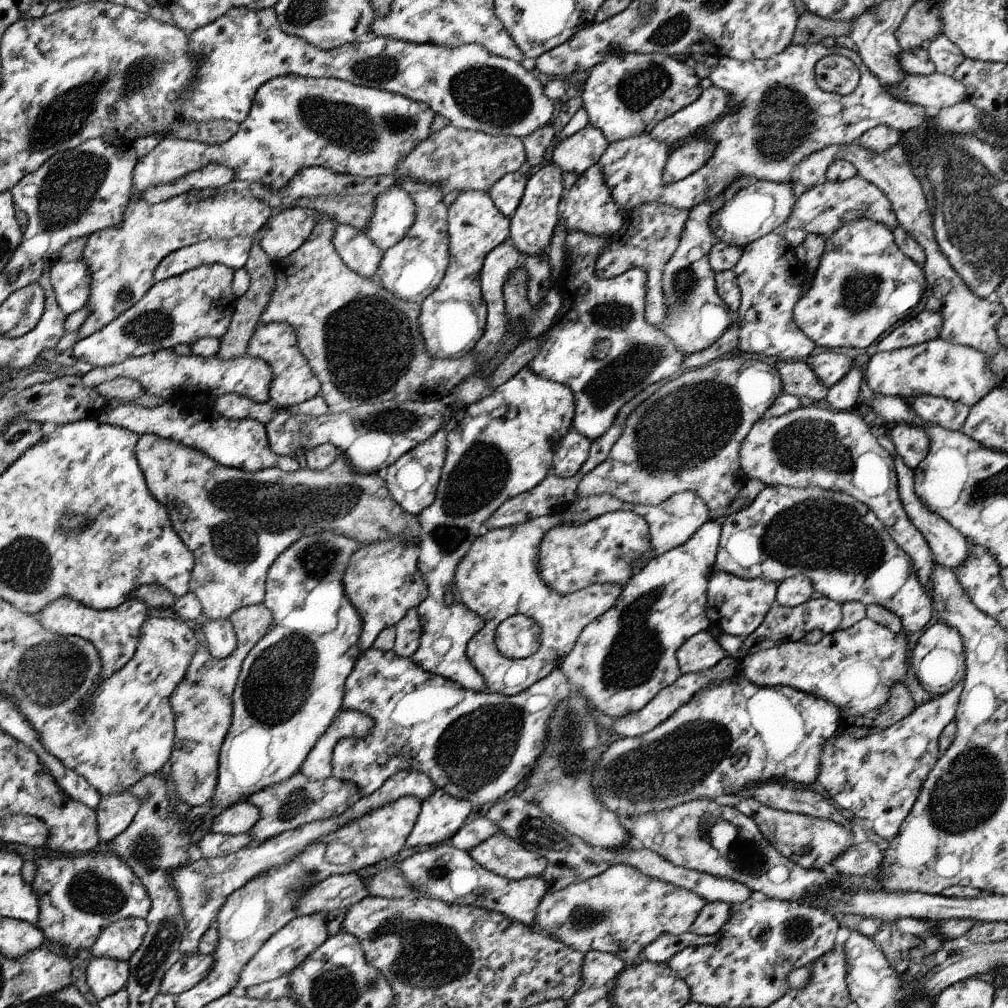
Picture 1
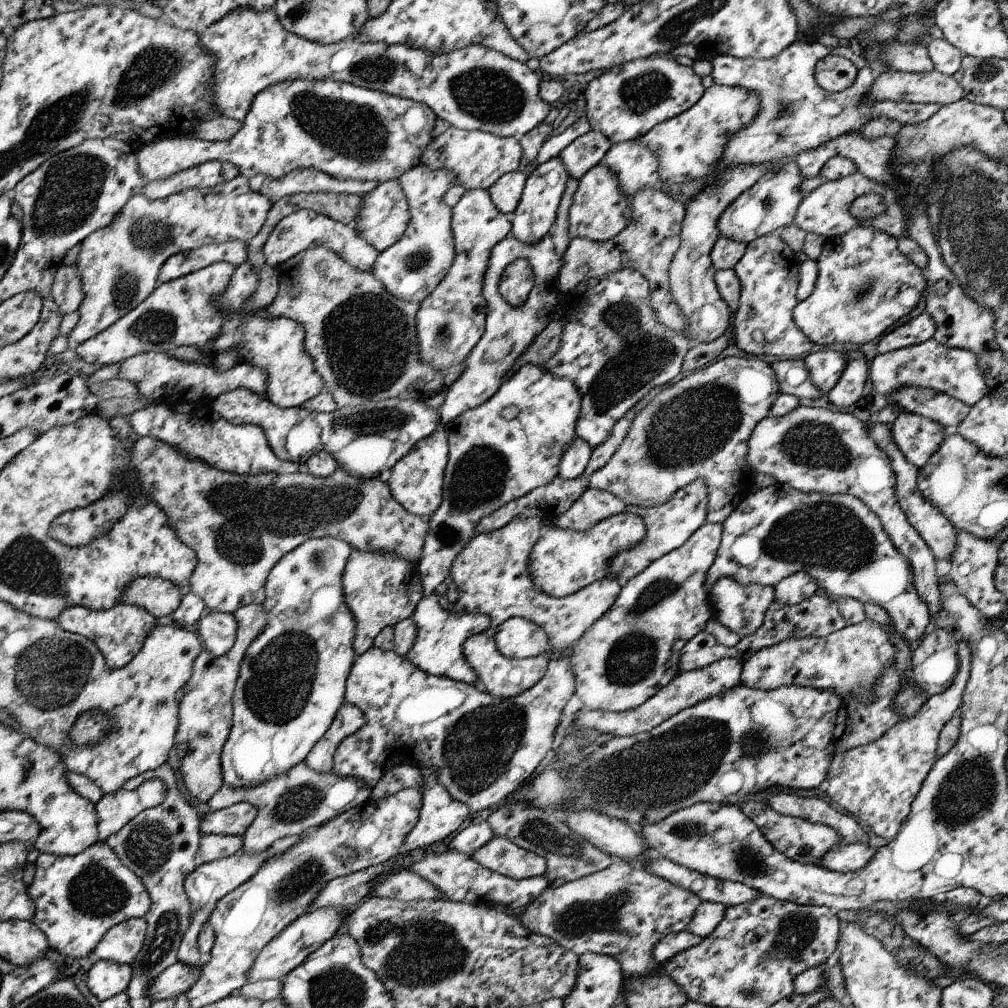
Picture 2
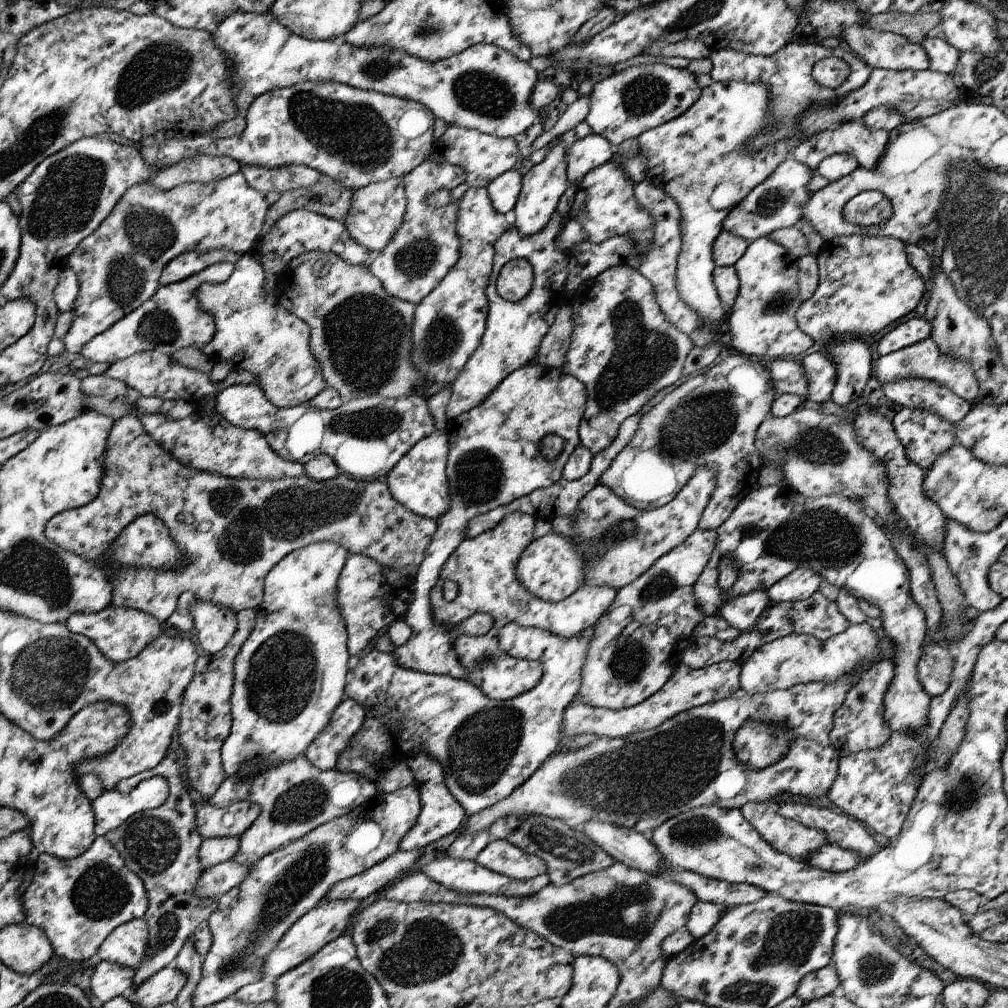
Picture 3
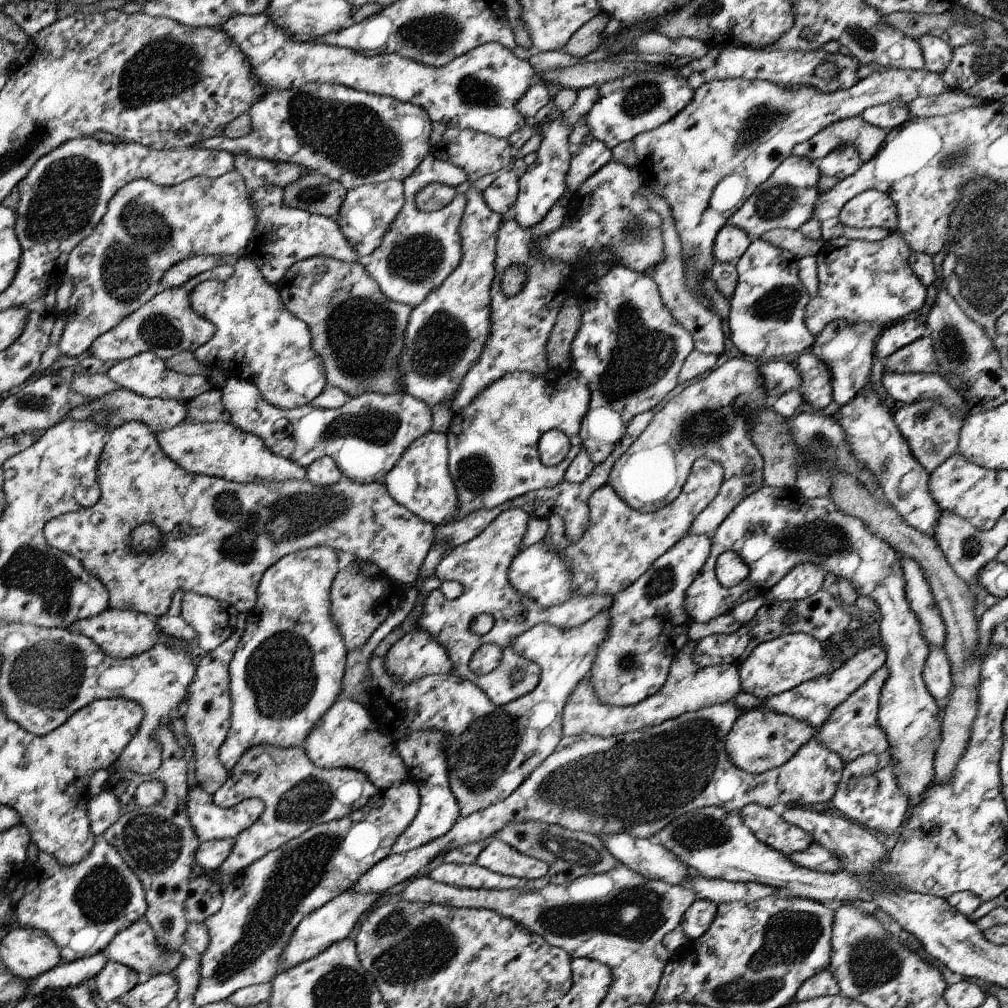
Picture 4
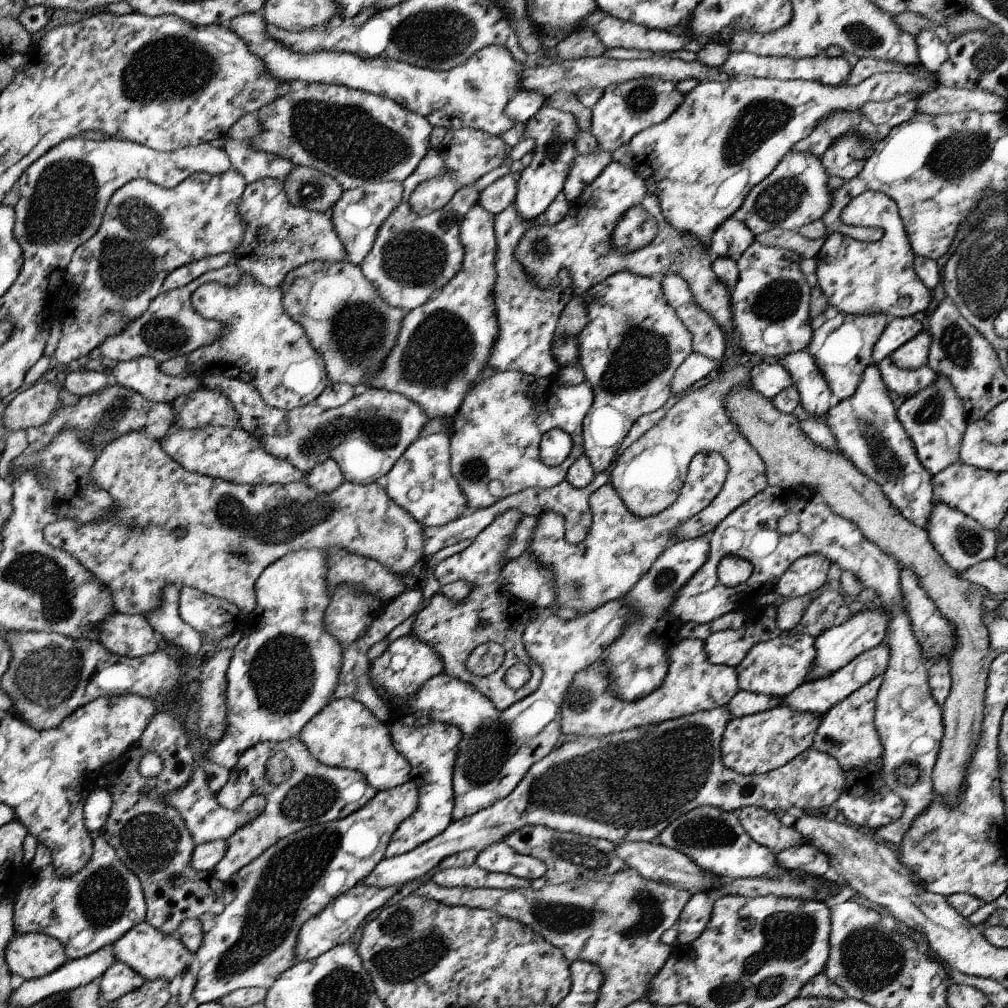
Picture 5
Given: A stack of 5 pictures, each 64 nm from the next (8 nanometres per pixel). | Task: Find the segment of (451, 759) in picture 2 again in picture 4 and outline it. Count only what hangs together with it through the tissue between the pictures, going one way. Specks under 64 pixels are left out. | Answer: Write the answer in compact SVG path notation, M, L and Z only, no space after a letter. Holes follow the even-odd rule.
M610 609L601 610L586 622L563 629L550 623L540 623L523 632L510 644L518 655L530 659L541 668L538 686L532 692L517 698L507 705L496 706L473 682L460 678L456 674L446 673L419 678L413 683L398 683L386 672L383 657L372 656L369 662L371 704L366 707L379 726L379 729L393 738L407 737L407 734L419 730L443 730L447 736L447 765L449 783L456 797L460 817L484 810L490 805L508 798L521 782L541 763L548 758L560 744L563 737L562 717L565 702L576 685L588 676L597 655L601 642L609 637L611 629Z

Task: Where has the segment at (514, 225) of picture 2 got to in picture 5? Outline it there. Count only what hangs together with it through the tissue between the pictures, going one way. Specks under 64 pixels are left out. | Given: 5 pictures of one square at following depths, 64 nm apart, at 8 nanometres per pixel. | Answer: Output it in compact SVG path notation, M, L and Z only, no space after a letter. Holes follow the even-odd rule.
M542 105L524 123L523 138L534 138L532 161L526 168L520 170L520 179L517 181L517 193L515 207L524 219L535 219L542 214L555 198L562 194L563 186L571 169L577 153L574 147L574 137L580 129L576 123L576 117L570 112L553 108L550 105Z

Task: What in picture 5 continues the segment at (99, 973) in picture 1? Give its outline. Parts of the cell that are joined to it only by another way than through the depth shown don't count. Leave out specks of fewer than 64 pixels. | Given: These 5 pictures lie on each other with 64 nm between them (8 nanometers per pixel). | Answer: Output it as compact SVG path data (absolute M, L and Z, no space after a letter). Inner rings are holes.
M116 961L98 979L101 982L102 1000L106 1003L118 1001L120 997L144 986L146 979L127 963Z

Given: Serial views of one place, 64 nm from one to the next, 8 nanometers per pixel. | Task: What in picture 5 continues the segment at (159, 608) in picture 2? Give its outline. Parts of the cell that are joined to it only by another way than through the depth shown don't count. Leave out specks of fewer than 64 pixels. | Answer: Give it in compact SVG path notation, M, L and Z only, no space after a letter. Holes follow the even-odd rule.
M133 431L125 434L123 437L117 438L115 441L109 443L104 450L99 454L95 460L95 464L91 468L91 479L107 490L111 497L115 500L113 510L102 515L100 520L94 520L90 523L76 521L74 519L60 519L53 522L44 530L44 536L53 547L60 547L68 553L75 555L84 567L89 571L97 574L101 581L113 590L113 597L115 598L115 605L117 612L125 615L147 615L154 609L158 609L163 604L163 590L168 585L176 584L178 588L182 586L189 586L197 588L199 591L204 591L206 594L211 594L216 598L227 600L229 603L234 603L239 607L240 613L243 617L255 612L256 595L255 584L258 577L264 569L273 562L279 560L285 554L294 550L302 549L322 549L328 547L340 547L347 551L352 551L357 555L364 555L366 558L376 559L384 566L392 569L396 574L405 575L408 570L414 569L416 562L424 556L424 535L422 532L422 525L401 506L398 506L386 492L383 483L376 482L369 485L355 485L354 483L342 483L334 492L330 494L316 494L309 487L307 483L302 480L287 485L241 485L240 483L233 483L225 481L224 479L215 479L206 477L198 473L193 473L184 468L179 462L171 457L160 445L159 441L151 439L144 433Z

